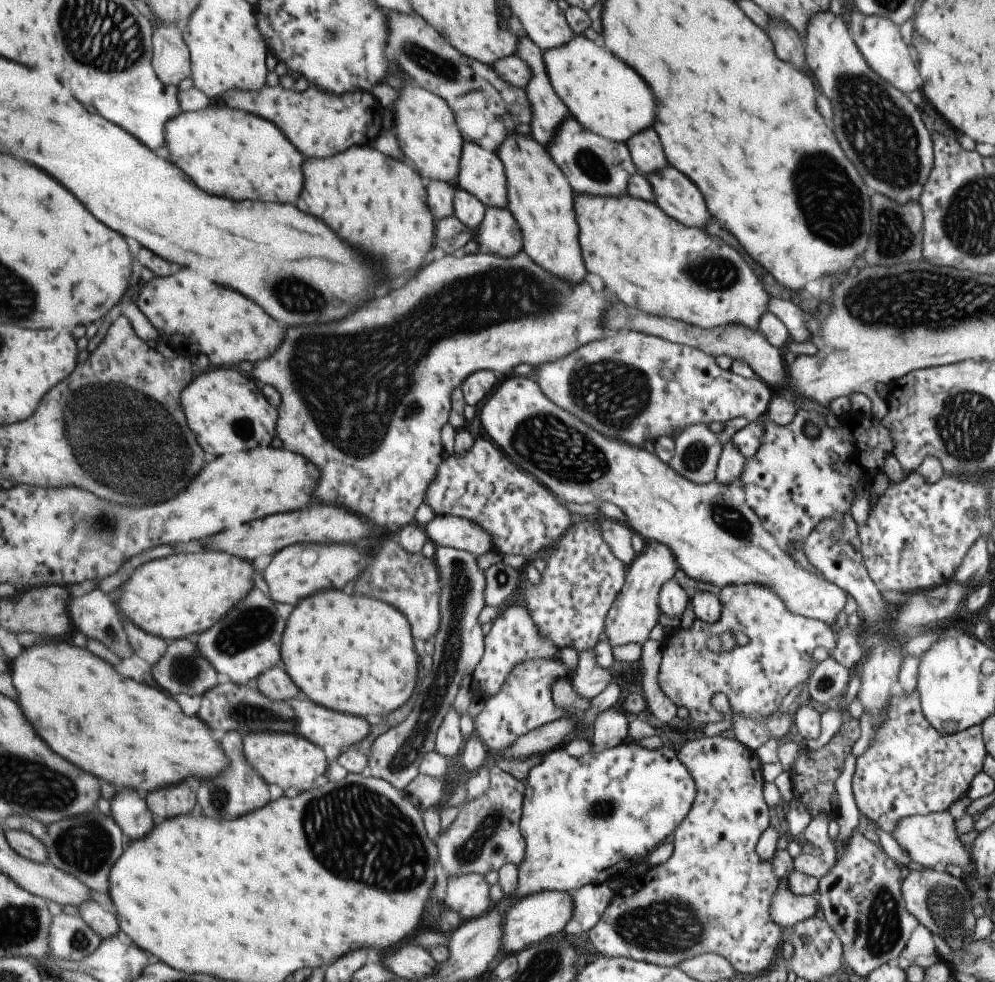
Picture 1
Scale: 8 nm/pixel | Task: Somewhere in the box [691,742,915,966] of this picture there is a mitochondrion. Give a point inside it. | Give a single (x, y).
(883, 928)

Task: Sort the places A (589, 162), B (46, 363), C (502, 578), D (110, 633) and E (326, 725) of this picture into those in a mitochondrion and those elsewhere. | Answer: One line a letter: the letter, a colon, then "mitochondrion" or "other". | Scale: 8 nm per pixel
A: mitochondrion
B: other
C: mitochondrion
D: mitochondrion
E: other

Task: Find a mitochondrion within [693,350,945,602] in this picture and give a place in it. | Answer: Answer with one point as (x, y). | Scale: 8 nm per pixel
(730, 519)

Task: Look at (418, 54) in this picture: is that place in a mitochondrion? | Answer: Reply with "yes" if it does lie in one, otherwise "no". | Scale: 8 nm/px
yes

